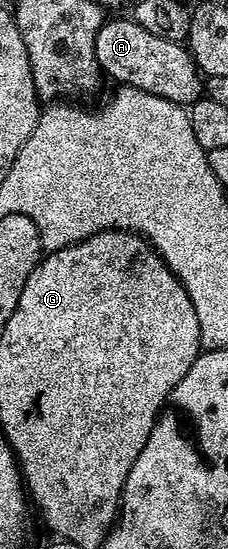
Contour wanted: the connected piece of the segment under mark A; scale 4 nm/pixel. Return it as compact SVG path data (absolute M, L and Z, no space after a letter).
M132 18L106 19L99 34L95 34L95 58L102 73L108 79L110 76L111 79L118 80L118 85L138 88L182 106L192 106L196 100L202 99L203 73L194 62L188 47L184 43L167 42L167 38L150 34Z

